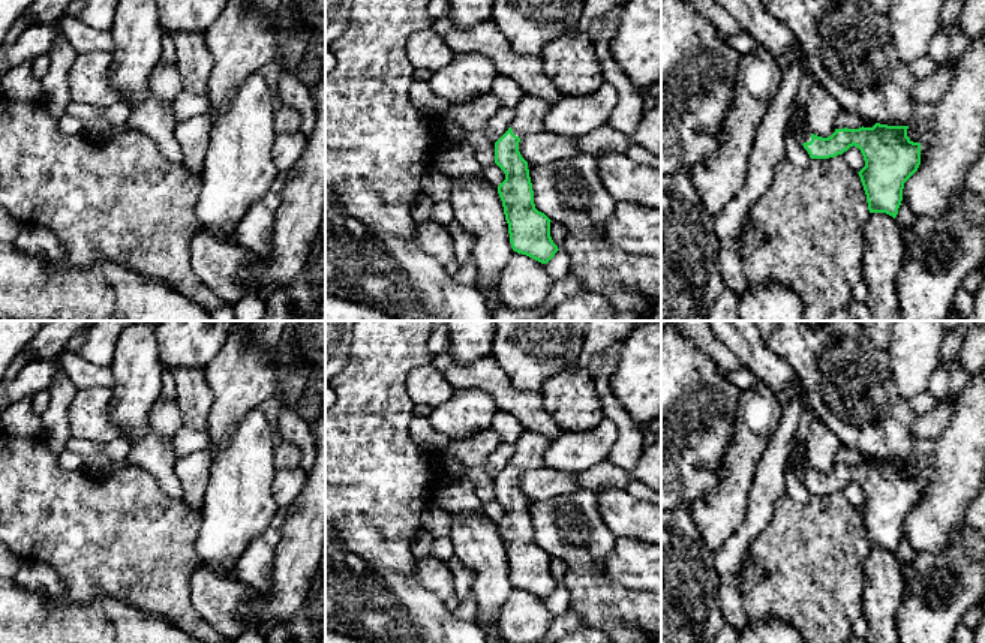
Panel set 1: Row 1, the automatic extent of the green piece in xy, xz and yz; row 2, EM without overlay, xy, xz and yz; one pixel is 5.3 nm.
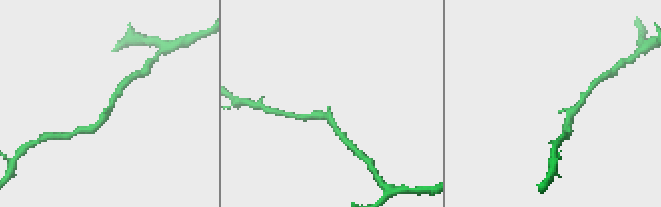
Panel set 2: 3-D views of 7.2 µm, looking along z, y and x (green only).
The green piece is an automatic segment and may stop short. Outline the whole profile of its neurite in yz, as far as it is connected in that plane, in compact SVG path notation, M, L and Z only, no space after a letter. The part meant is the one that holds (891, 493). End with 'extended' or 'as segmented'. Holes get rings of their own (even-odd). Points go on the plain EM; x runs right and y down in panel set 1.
M876 459L873 463L835 465L835 468L822 474L810 465L786 462L786 475L798 475L808 487L811 495L829 495L843 490L850 483L858 483L864 492L865 502L858 508L867 531L870 549L886 549L894 555L903 537L904 519L918 507L921 501L921 480L907 472L909 462L888 462Z; extended

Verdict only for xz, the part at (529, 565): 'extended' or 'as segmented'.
extended

